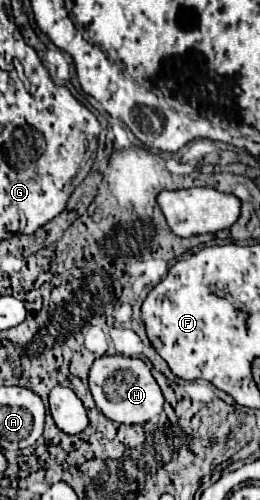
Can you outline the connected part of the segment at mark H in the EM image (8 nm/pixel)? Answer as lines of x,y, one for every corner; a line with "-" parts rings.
101,356
93,362
89,372
89,388
97,408
115,422
143,424
163,412
163,394
147,364
129,356

